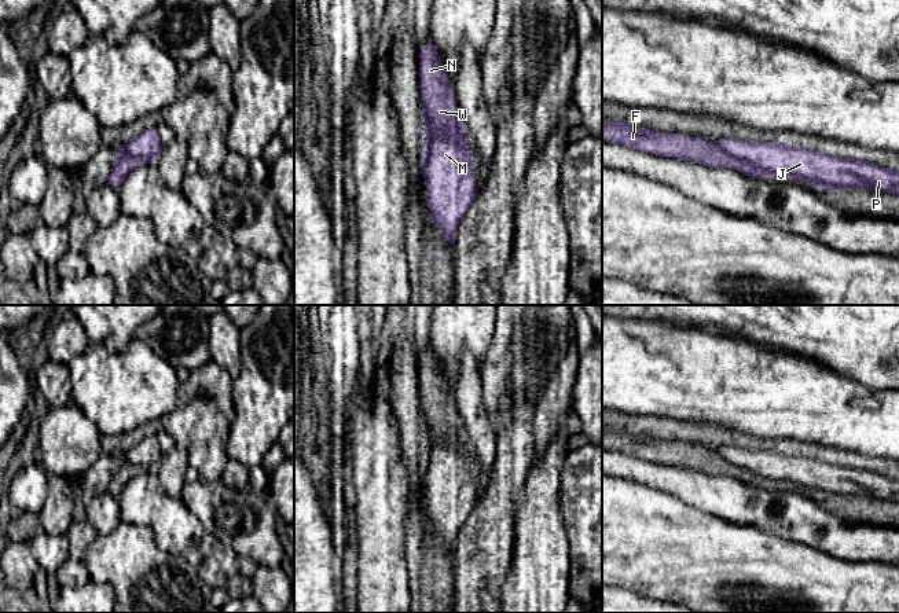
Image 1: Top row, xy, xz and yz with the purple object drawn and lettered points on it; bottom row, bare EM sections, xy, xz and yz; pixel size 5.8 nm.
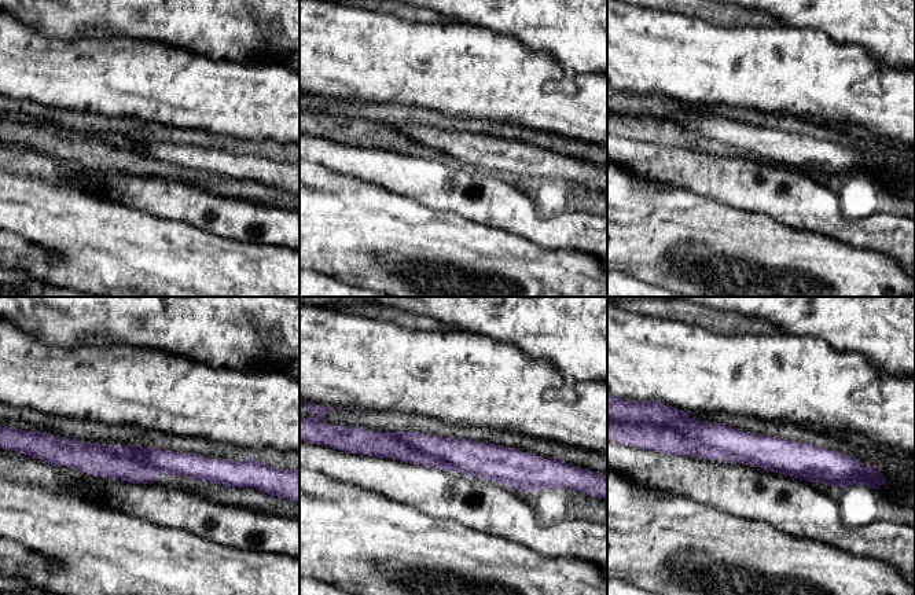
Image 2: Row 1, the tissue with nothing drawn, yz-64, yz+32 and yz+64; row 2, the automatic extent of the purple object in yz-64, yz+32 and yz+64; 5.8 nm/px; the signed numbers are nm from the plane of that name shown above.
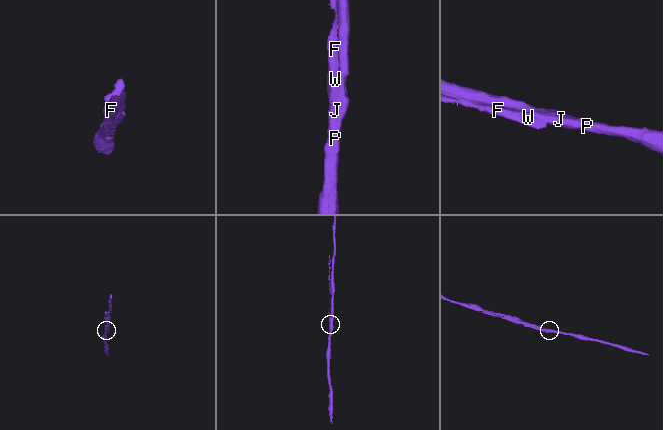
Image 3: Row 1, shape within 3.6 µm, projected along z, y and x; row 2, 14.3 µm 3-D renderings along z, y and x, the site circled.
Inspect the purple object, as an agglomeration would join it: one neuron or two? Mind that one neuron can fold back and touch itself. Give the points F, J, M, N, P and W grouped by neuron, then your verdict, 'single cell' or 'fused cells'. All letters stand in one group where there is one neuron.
F N W / J M P | fused cells

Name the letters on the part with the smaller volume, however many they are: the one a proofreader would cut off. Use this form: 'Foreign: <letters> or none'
Foreign: F, N, W

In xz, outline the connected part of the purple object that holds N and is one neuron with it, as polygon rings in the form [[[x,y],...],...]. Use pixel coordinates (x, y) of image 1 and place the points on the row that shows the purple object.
[[[432,37],[419,52],[419,78],[426,140],[448,128],[455,118],[452,84]]]

